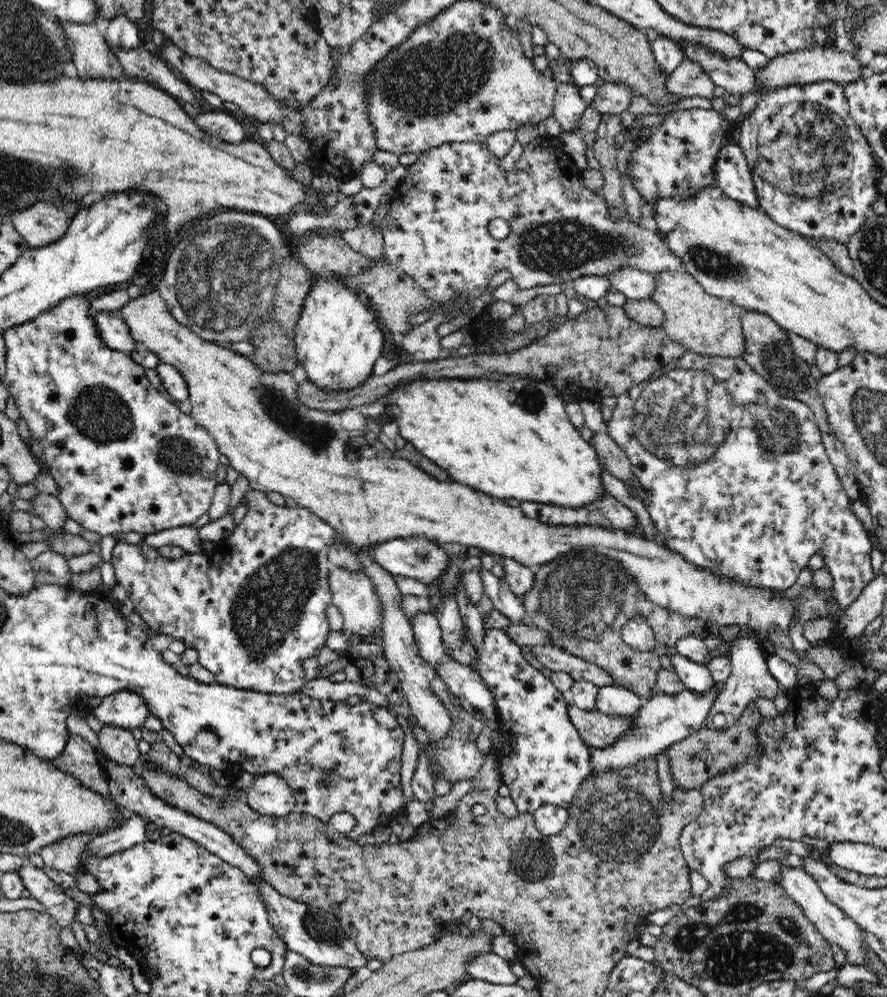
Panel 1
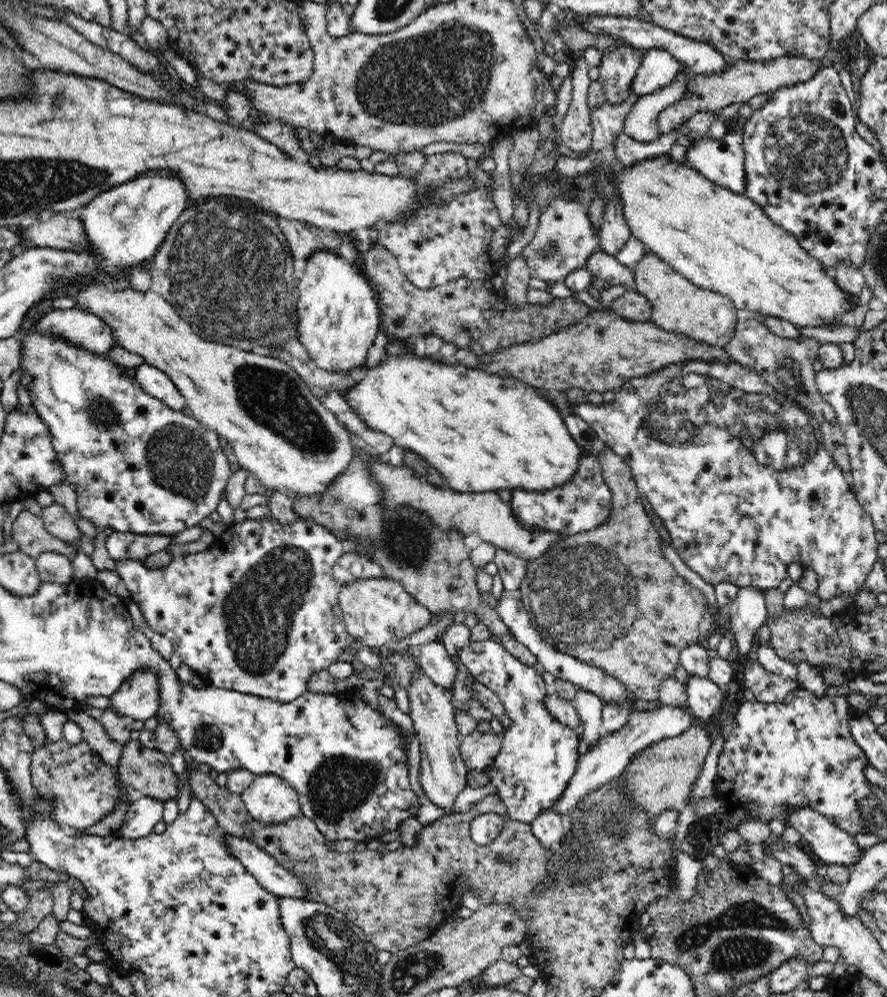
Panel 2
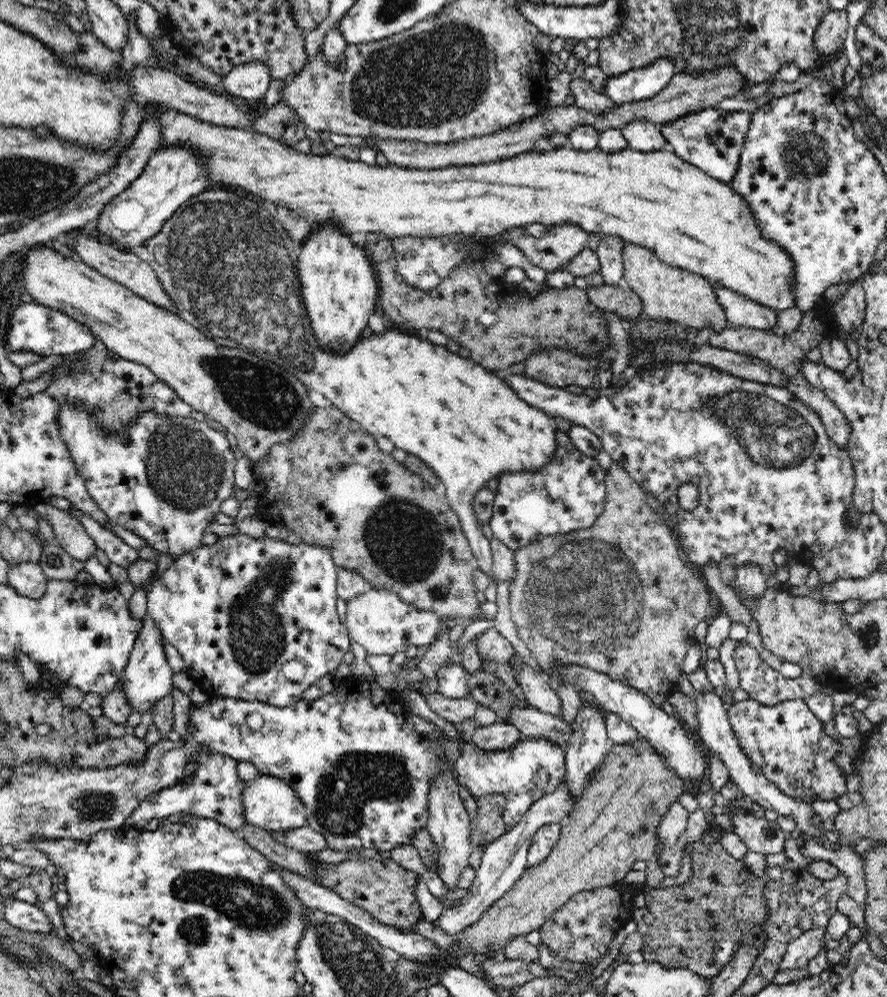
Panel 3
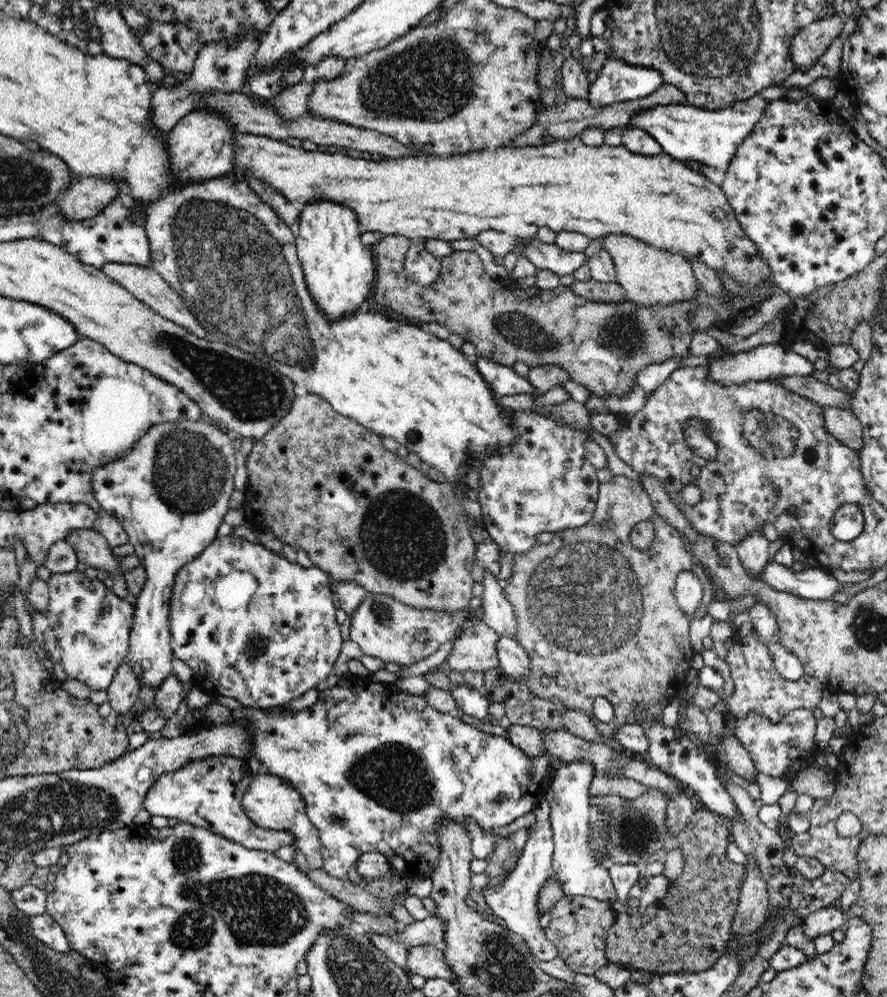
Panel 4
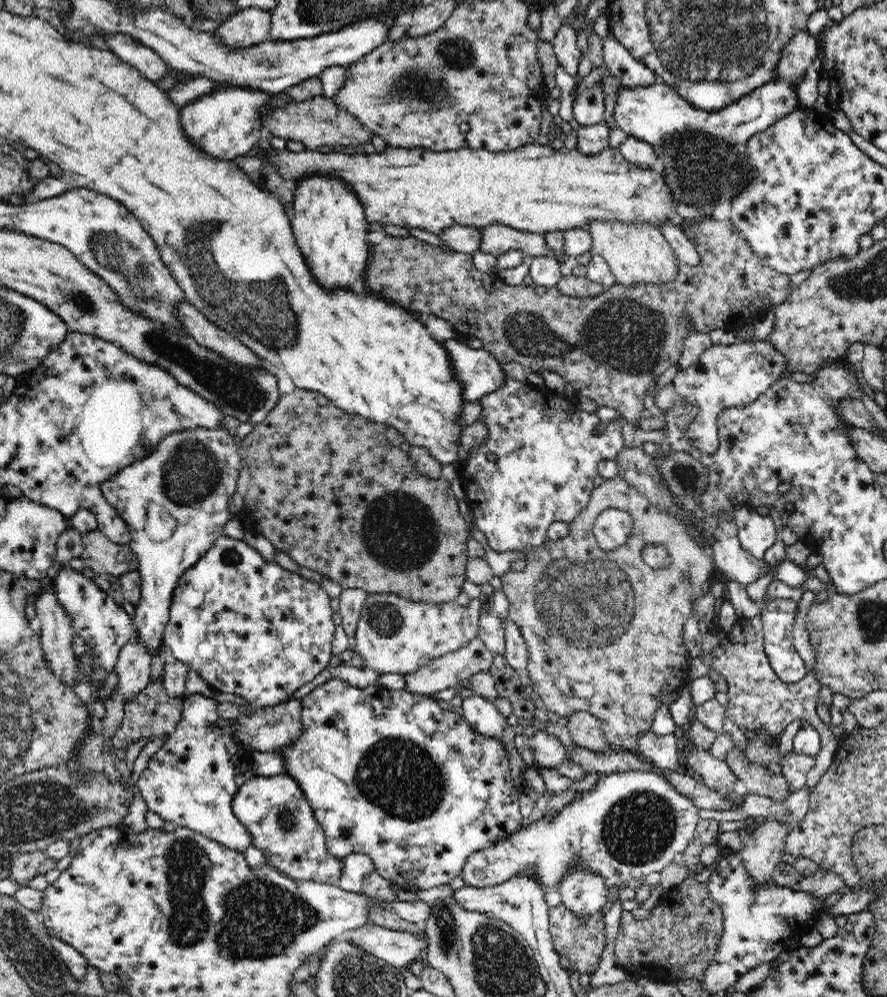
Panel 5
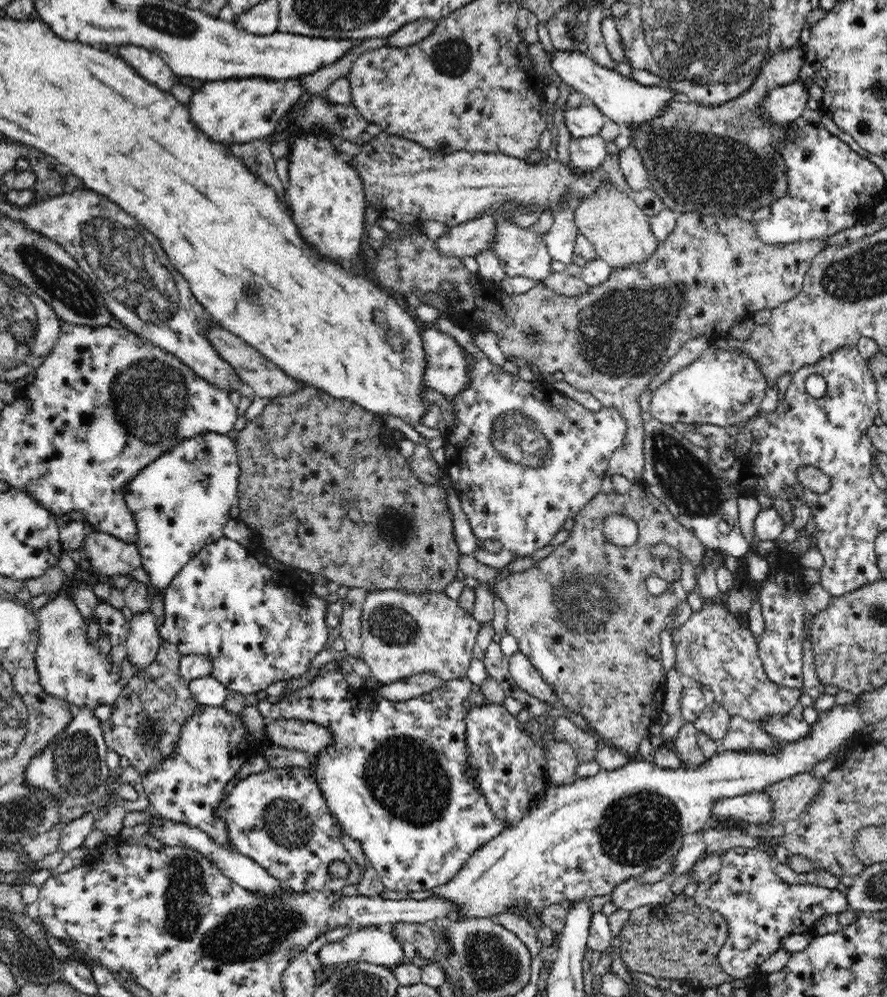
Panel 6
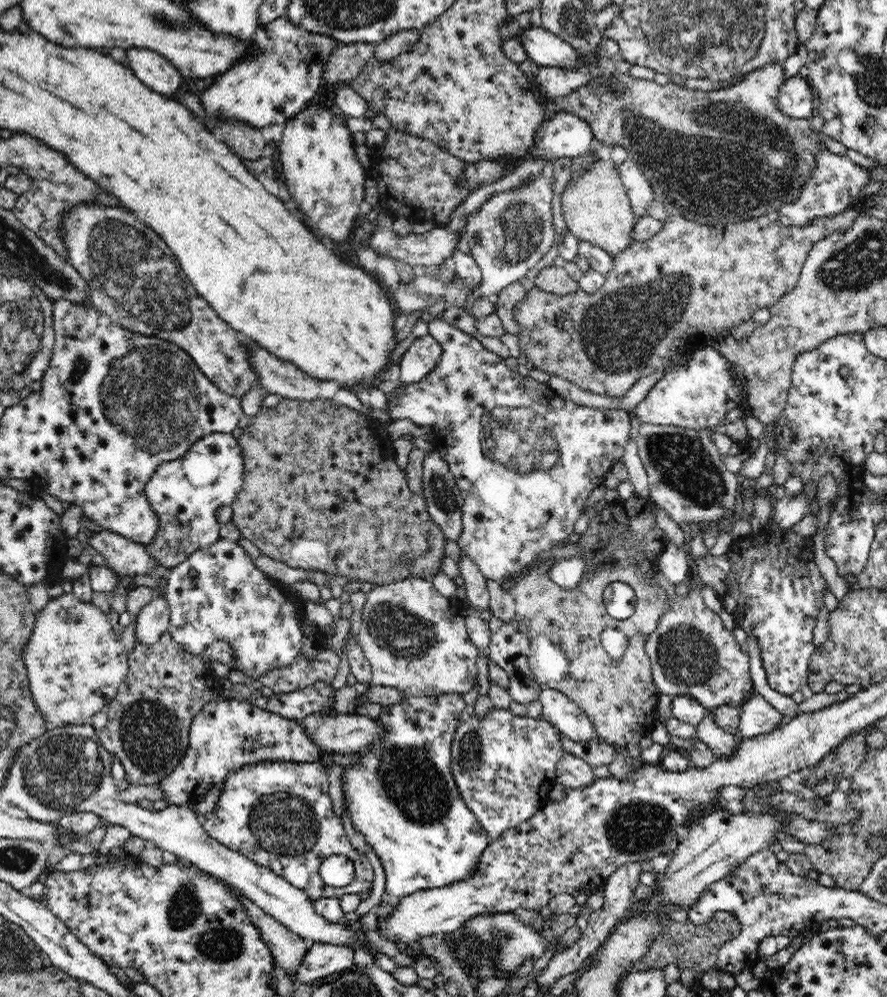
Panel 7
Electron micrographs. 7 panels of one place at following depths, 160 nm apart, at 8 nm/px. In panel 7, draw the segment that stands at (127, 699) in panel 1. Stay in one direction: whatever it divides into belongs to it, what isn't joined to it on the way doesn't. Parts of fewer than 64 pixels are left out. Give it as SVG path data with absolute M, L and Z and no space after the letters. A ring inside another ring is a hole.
M230 434L204 435L182 458L161 463L144 486L144 496L157 516L157 534L149 544L154 562L170 568L180 565L194 552L220 540L218 508L231 506L243 485L244 455Z

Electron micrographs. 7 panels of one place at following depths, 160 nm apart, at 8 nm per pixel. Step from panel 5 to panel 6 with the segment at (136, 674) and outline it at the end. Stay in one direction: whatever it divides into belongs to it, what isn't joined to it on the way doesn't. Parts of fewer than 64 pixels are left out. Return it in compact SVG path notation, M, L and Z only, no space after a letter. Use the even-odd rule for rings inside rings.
M146 611L133 616L124 645L128 652L126 659L133 664L136 673L145 671L154 662L160 650L160 639L156 616L152 612Z

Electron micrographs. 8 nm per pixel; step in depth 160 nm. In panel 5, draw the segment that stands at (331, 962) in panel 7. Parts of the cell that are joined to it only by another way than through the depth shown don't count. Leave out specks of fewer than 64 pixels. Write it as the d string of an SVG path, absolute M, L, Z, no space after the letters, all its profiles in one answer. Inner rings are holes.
M368 922L355 930L351 942L390 966L406 970L427 947L427 935L390 930Z

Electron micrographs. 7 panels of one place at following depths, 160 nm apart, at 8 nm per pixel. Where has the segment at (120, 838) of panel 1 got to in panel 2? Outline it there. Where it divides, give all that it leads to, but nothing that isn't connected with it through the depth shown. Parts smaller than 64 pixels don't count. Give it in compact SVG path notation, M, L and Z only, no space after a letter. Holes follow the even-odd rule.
M143 797L137 802L130 803L121 827L115 835L130 839L148 836L154 832L154 826L162 820L164 803L154 798Z

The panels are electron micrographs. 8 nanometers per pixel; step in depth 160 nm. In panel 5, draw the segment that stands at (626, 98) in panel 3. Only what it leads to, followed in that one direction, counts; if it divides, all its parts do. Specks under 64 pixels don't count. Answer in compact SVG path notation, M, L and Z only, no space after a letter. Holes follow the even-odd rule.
M610 32L603 40L603 60L610 75L622 81L620 89L639 89L660 82L659 77L641 62L636 61ZM599 86L584 91L574 101L573 116L581 127L602 123L604 113L604 95Z

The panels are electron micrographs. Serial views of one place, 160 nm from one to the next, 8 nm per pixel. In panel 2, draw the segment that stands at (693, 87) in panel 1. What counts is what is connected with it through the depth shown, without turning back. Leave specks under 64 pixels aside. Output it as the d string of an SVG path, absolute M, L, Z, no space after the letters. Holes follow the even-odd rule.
M680 72L677 78L660 91L636 99L623 126L623 131L636 142L654 142L659 137L658 118L666 106L682 100L688 90L689 76Z

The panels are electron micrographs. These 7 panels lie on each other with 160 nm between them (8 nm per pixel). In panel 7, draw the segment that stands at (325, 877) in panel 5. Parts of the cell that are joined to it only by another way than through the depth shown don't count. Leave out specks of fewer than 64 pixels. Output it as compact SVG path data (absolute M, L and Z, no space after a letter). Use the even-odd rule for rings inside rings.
M265 760L256 764L244 765L238 770L232 771L224 780L224 787L218 803L211 812L206 815L197 815L202 828L230 850L239 852L248 860L270 869L274 874L281 876L295 886L303 890L313 901L318 898L339 897L342 894L358 894L372 889L374 871L368 861L368 857L359 852L348 839L342 821L332 809L332 800L328 791L328 770L316 762L292 762ZM328 856L347 856L355 866L355 875L350 884L340 888L328 886L319 873L322 862Z

